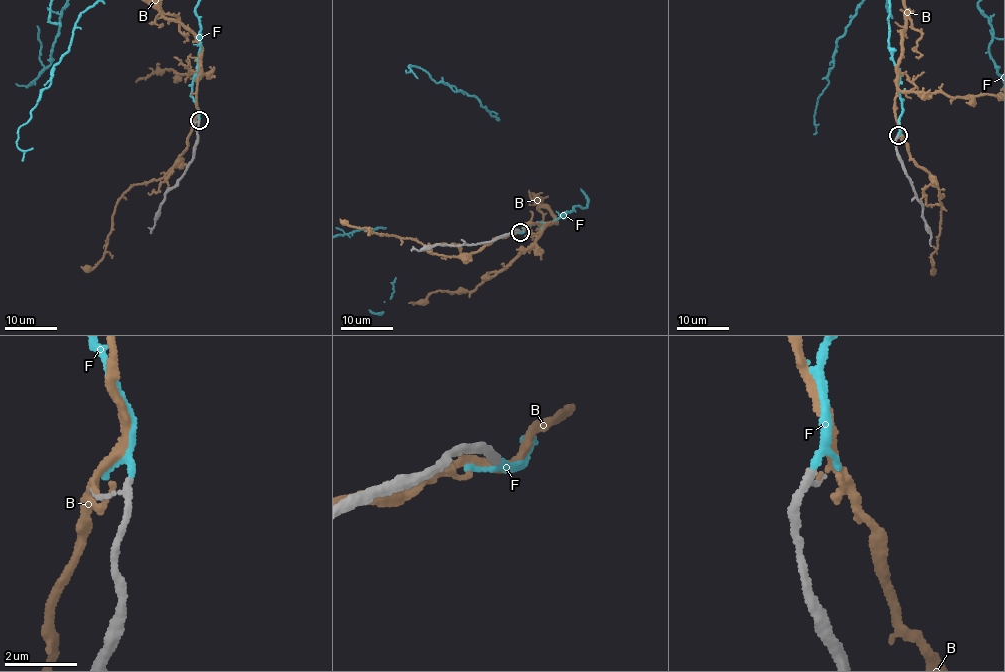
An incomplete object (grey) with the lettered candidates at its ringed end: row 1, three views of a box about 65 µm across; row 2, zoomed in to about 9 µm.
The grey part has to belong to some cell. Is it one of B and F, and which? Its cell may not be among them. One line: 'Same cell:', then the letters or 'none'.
Same cell: F

